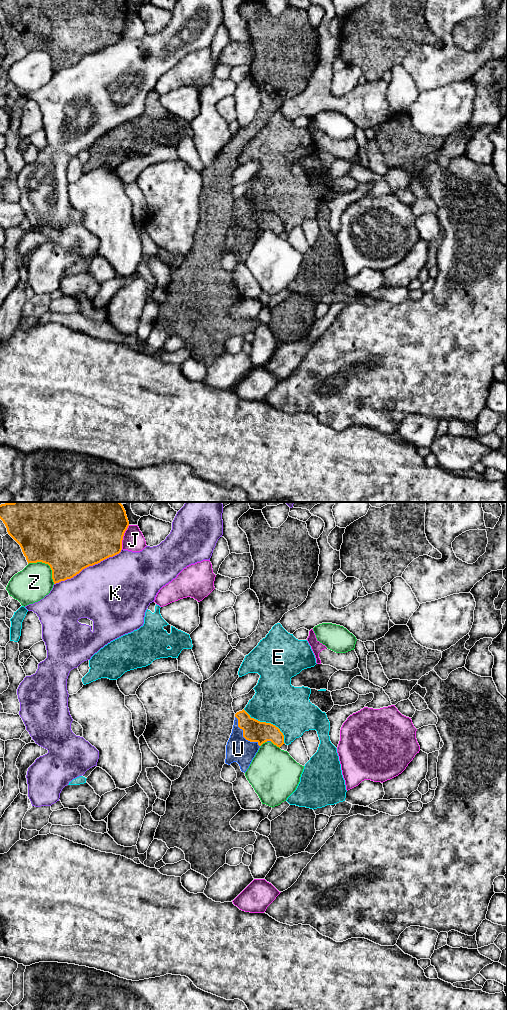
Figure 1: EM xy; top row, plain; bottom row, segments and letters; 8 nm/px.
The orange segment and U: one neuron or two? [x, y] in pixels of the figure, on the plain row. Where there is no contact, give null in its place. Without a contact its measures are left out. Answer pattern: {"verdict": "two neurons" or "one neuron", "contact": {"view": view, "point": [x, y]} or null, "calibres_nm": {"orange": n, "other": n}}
{"verdict": "one neuron", "contact": {"view": "xy", "point": [243, 223]}, "calibres_nm": {"orange": 180, "other": 200}}

